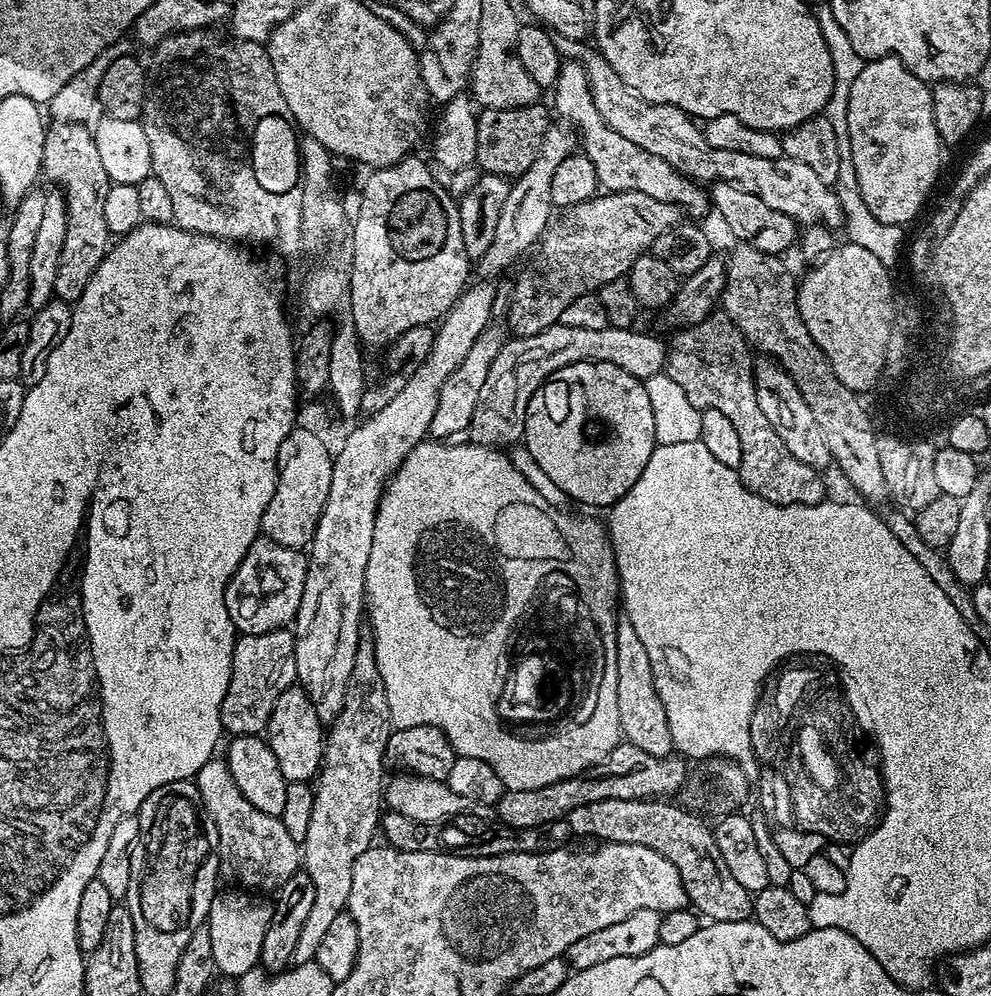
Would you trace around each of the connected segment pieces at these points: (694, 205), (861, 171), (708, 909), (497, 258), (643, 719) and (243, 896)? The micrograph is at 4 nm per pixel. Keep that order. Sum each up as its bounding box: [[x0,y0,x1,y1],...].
[[554,60,710,218],[850,56,942,226],[566,799,753,922],[478,123,574,276],[616,618,673,755],[206,890,272,978]]

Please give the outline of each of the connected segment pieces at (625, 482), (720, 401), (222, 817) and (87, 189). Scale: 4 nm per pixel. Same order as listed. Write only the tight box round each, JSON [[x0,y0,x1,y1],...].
[[522,362,658,509],[666,314,825,504],[194,758,301,890],[41,123,110,305]]

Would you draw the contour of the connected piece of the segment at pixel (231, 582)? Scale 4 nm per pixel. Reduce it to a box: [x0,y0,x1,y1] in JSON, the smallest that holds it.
[224,538,308,636]

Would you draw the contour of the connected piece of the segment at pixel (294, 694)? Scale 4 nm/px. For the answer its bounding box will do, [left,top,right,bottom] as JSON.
[266,686,326,782]

